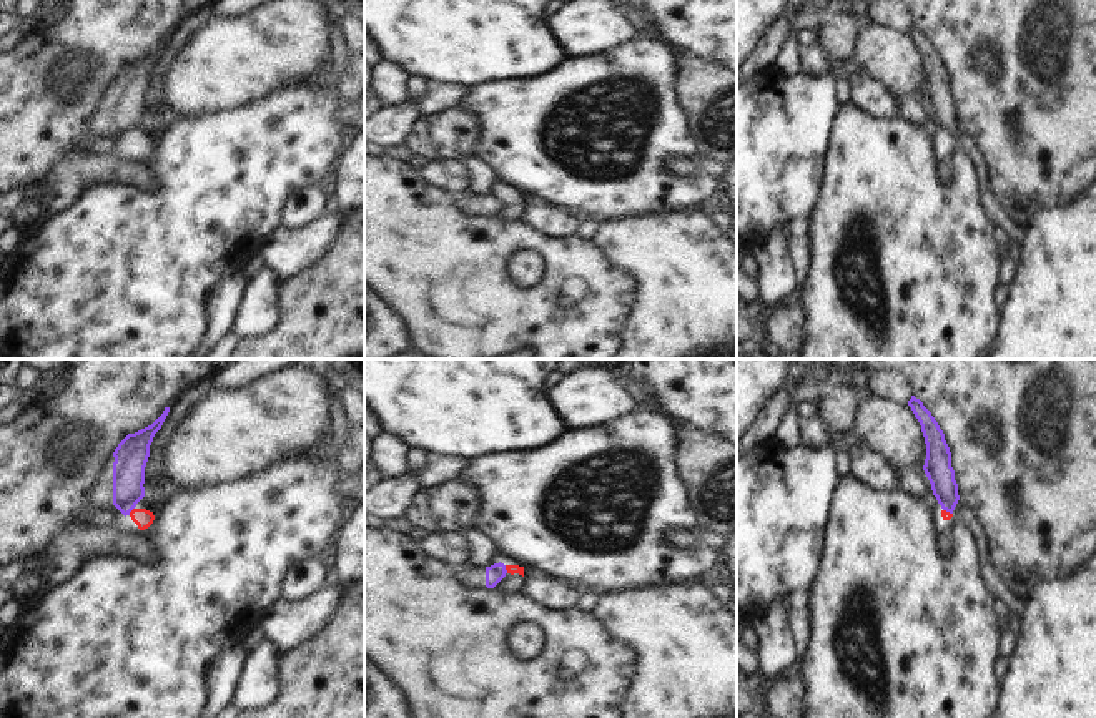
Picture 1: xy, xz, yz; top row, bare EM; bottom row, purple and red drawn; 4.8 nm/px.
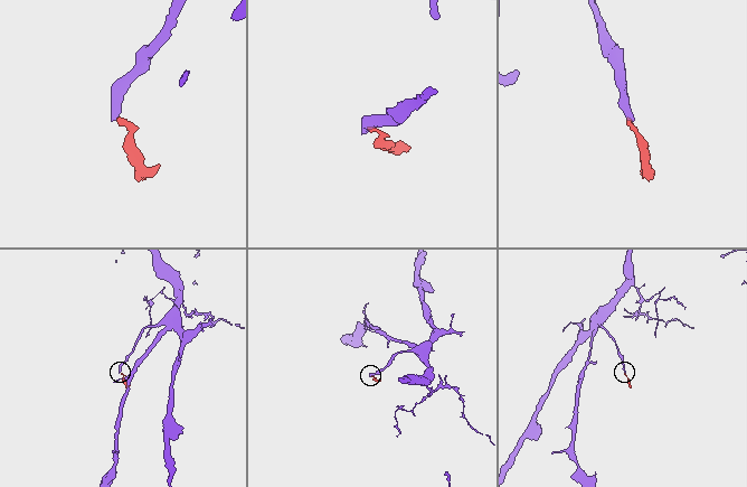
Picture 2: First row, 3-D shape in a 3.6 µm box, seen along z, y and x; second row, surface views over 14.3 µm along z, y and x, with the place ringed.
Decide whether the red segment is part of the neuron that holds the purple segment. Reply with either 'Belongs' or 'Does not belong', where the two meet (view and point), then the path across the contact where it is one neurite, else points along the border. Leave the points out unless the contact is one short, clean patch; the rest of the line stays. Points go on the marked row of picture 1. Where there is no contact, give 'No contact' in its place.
Does not belong. Touches purple at xy (132, 509). Boundary: xy (133, 507), (128, 514)

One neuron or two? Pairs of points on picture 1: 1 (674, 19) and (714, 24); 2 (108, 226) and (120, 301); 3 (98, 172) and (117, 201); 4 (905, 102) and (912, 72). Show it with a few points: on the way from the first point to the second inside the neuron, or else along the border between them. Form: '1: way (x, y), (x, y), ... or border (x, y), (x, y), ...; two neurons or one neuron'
1: way (684, 19), (704, 19); one neuron
2: way (118, 245), (118, 283); one neuron
3: border (120, 150), (117, 175), (95, 183), (72, 203); two neurons
4: border (895, 93), (918, 93), (922, 97); two neurons

